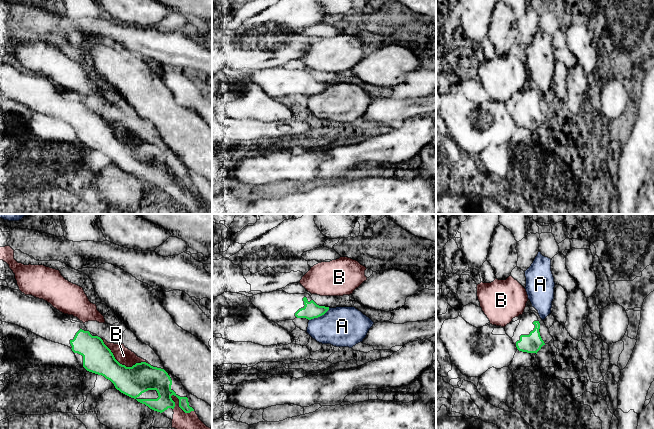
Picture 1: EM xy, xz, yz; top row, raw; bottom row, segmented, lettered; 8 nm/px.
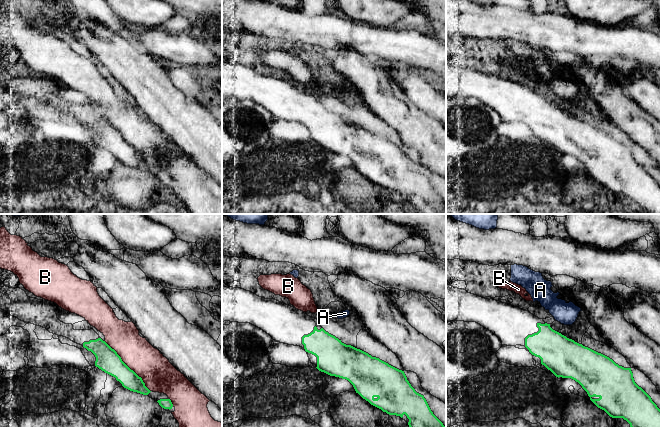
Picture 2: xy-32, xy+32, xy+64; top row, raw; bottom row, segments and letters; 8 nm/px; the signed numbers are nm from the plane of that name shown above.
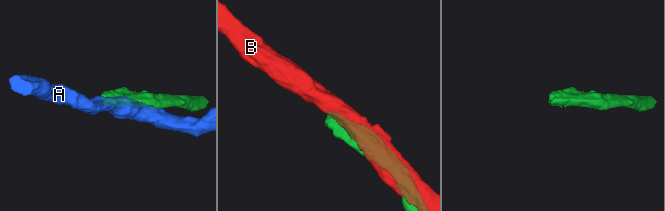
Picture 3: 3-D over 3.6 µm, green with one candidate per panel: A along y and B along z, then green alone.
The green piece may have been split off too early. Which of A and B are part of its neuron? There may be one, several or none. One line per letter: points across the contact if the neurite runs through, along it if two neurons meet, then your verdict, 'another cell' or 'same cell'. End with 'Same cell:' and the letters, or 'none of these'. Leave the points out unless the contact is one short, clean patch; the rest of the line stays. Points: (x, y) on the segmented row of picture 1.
A: another cell
B: another cell
Same cell: none of these

